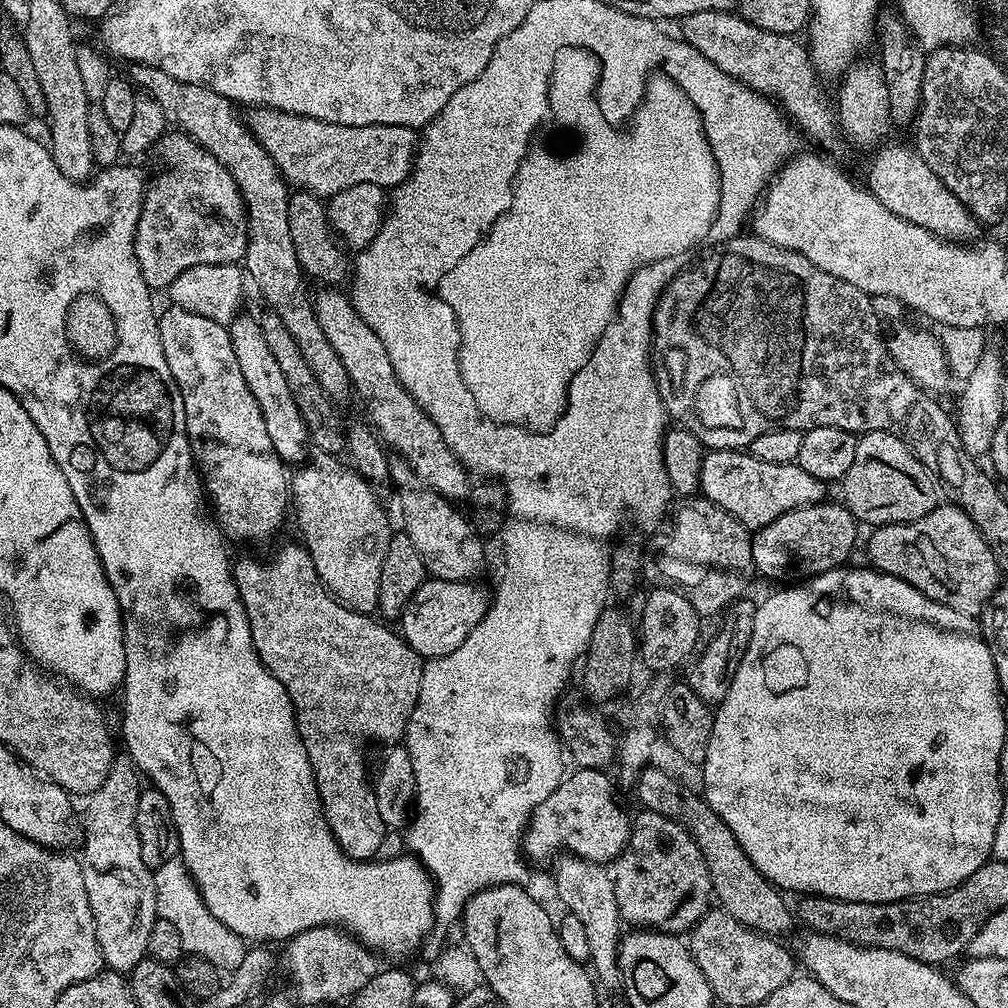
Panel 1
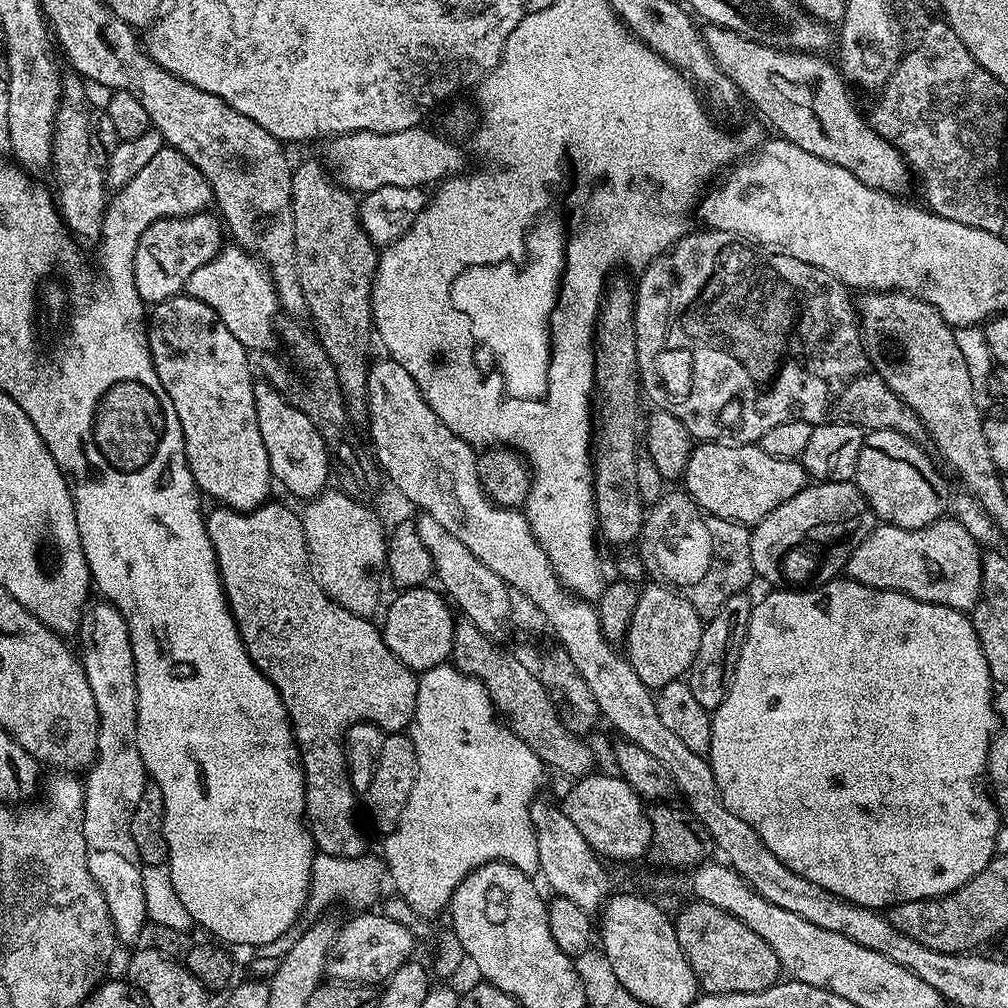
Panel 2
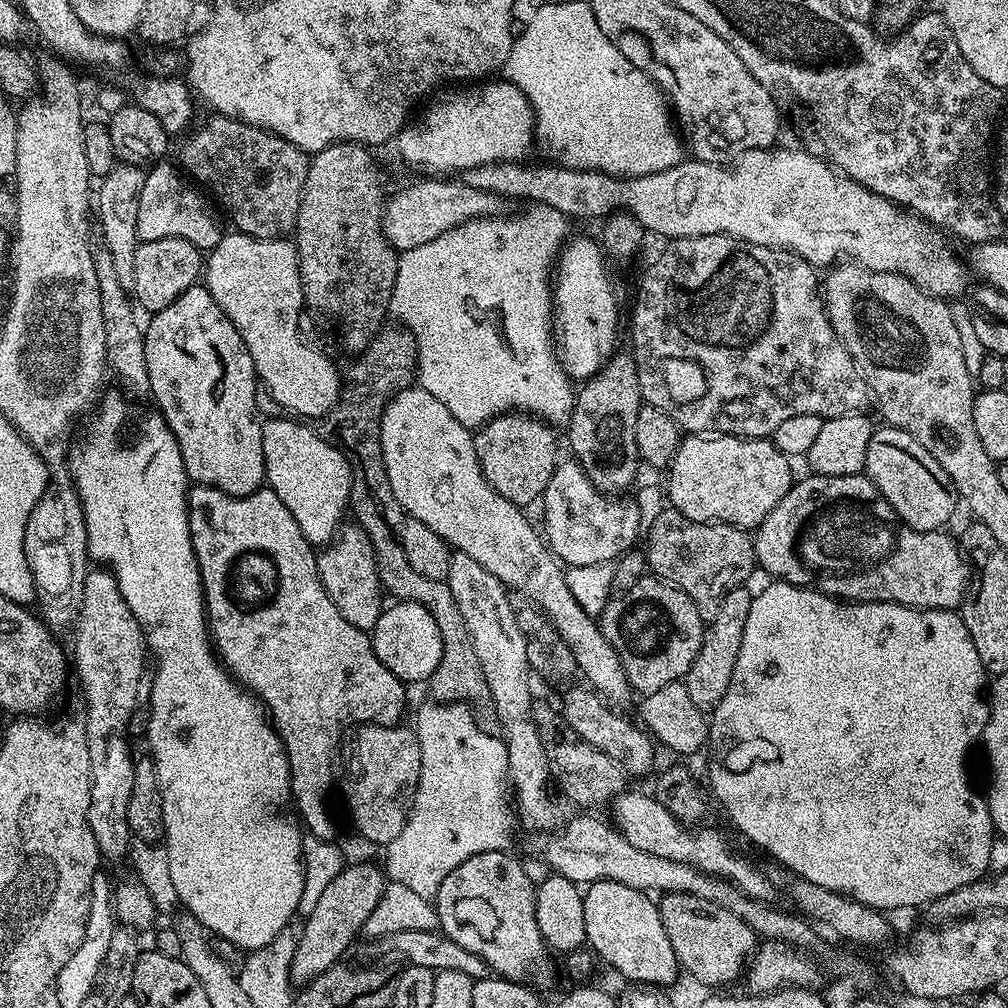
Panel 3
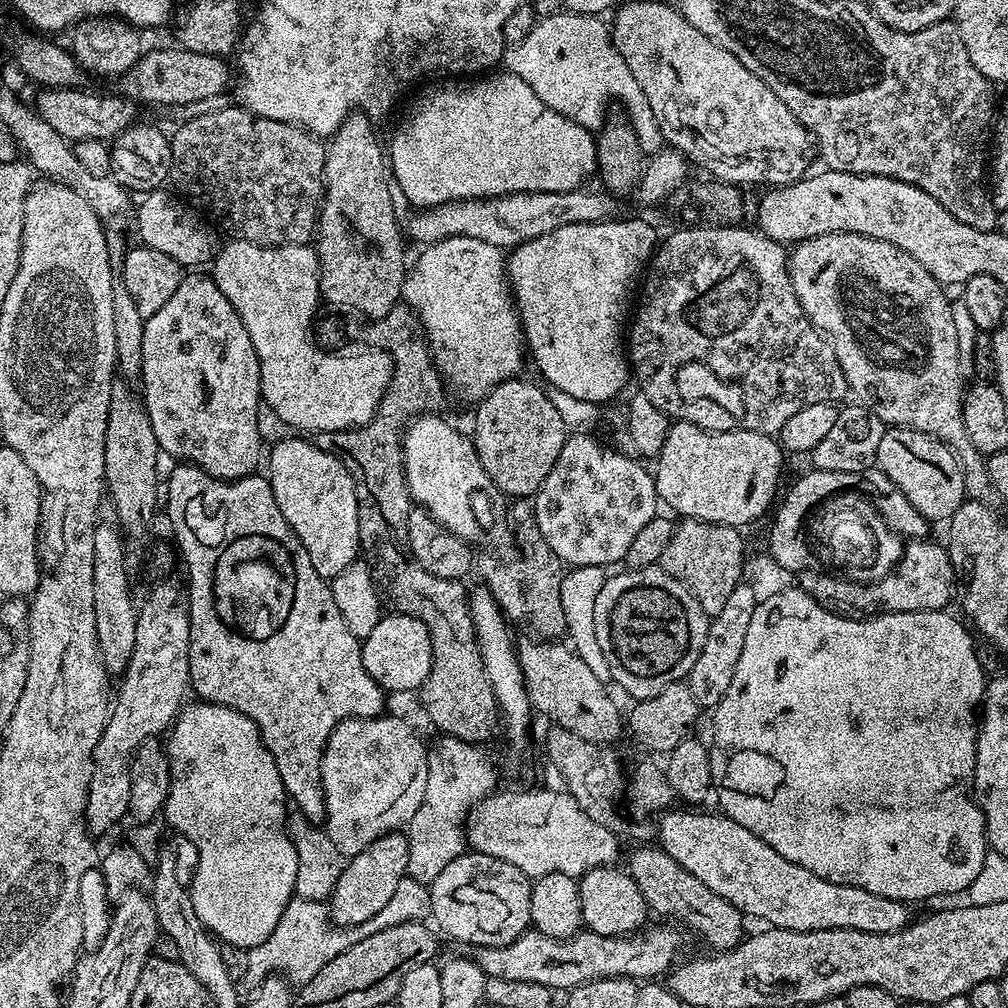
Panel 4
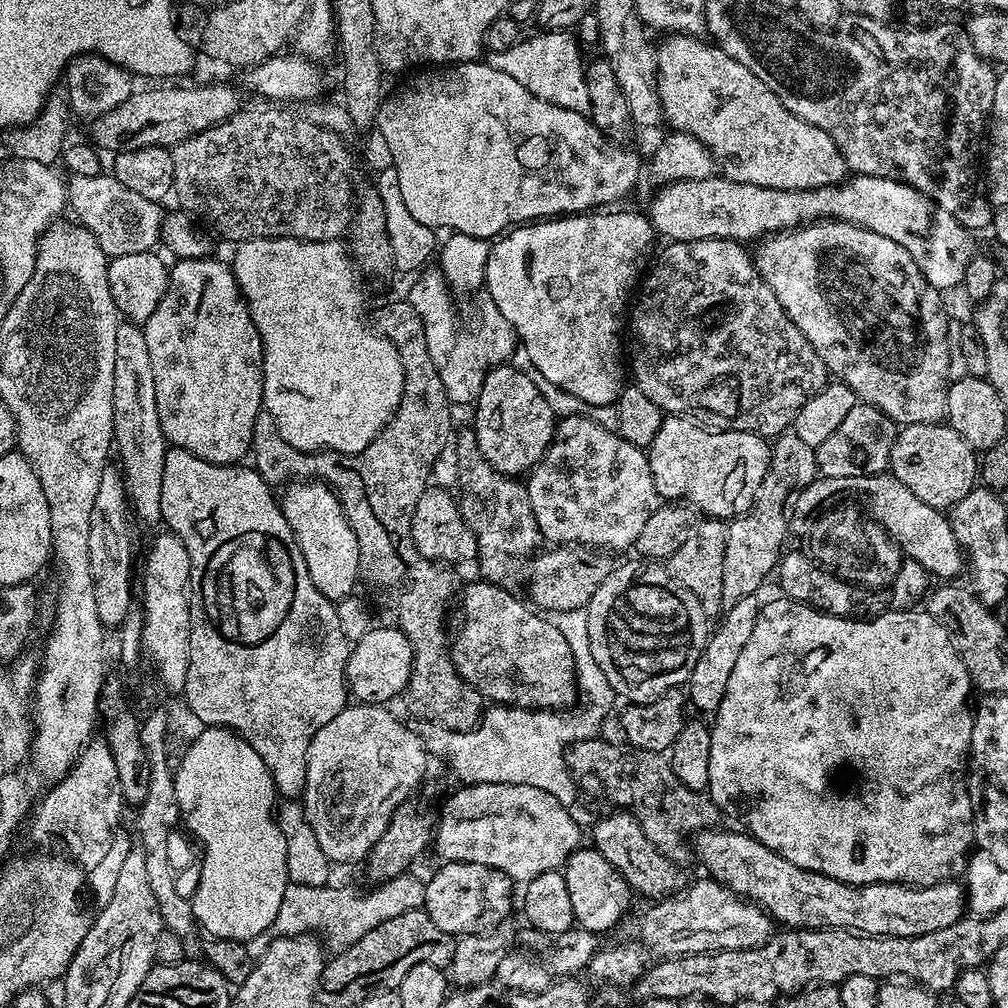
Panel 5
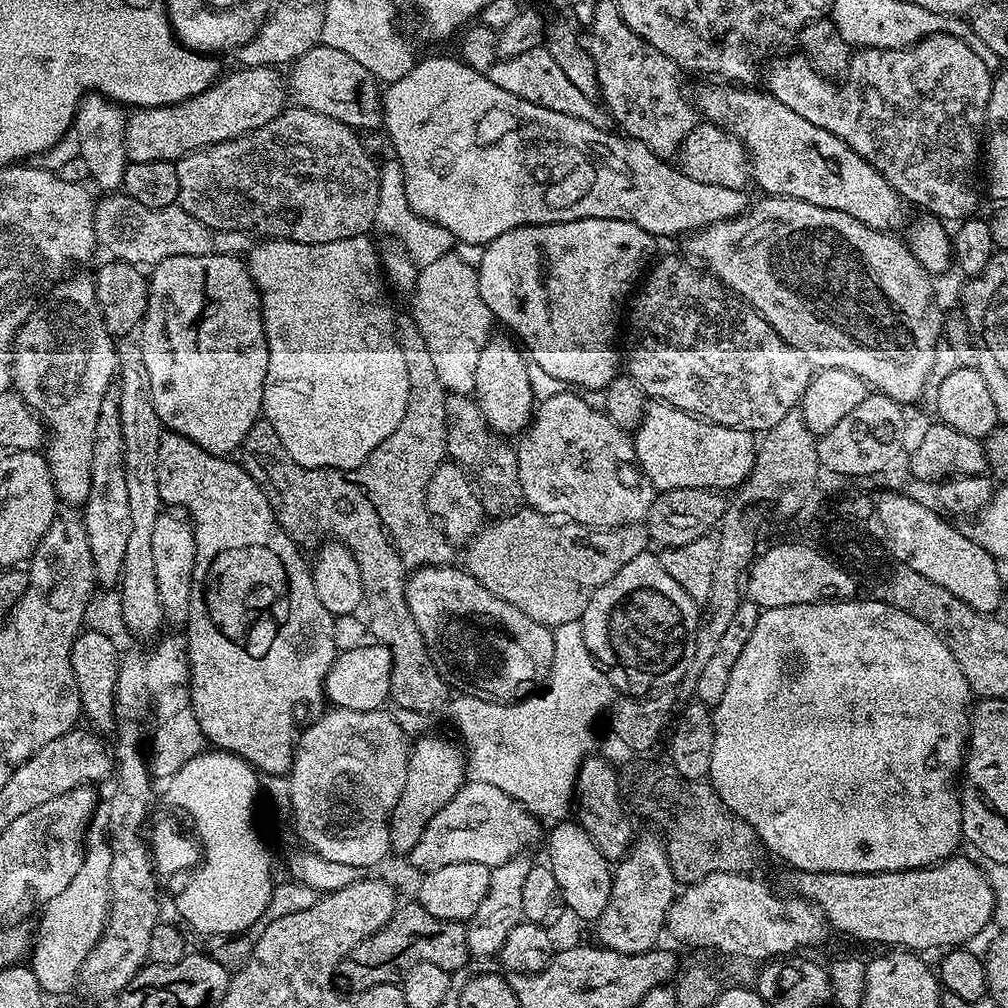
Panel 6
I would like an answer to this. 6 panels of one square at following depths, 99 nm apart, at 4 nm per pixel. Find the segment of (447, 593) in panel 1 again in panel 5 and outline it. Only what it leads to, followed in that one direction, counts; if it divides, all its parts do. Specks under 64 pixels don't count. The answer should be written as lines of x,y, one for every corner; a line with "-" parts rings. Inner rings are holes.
373,626
361,640
351,645
348,653
348,665
344,678
349,693
361,704
387,705
401,695
408,684
412,669
412,647
410,638
402,630
391,626

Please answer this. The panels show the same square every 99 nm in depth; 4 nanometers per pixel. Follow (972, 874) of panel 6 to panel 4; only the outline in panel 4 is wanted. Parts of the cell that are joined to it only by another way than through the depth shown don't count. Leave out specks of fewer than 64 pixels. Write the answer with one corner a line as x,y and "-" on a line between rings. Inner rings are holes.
669,810
659,817
659,847
663,848
670,858
674,858
674,862
690,870
690,874
694,874
694,878
698,878
702,886
714,890
718,898
726,898
726,902
730,902
730,906
744,913
745,917
752,919
753,916
756,920
765,920
763,922
765,925
795,932
845,928
862,930
870,934
890,934
907,928
910,923
909,905
905,901
882,898
882,894
870,894
870,890
862,890
858,886
818,878
818,874
810,874
810,870
782,858
782,854
766,846
766,842
762,842
758,834
750,834
746,826
738,826
738,822
734,822
729,816
717,814
715,811
714,813
700,812
704,810
676,811

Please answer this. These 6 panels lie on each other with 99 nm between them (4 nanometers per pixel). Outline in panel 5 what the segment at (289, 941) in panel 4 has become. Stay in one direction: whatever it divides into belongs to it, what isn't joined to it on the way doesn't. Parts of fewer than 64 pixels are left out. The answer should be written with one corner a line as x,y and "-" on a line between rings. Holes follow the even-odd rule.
407,871
389,880
379,881
370,892
355,892
352,888
332,888
333,886
328,884
302,886
289,883
286,894
282,894
282,906
278,906
274,922
265,932
247,941
248,951
253,957
261,956
276,937
303,936
316,930
312,928
320,928
321,937
328,936
326,948
329,953
346,950
354,946
354,942
358,942
362,934
374,930
374,926
390,918
398,918
398,914
406,914
406,910
423,908
426,898
425,881
412,875
411,871

